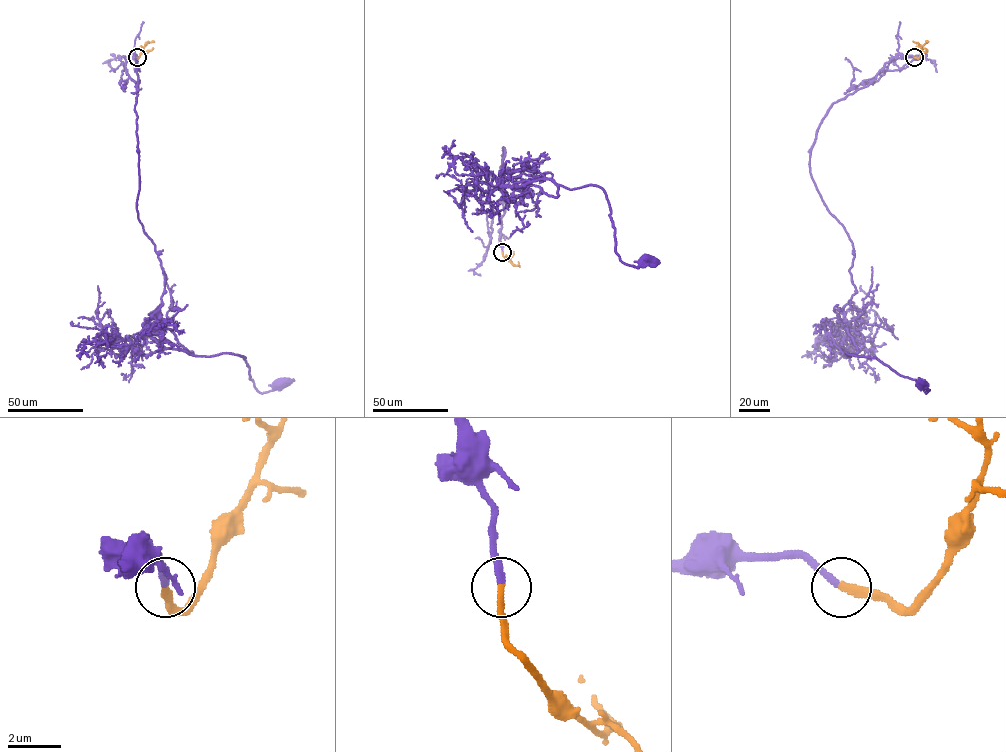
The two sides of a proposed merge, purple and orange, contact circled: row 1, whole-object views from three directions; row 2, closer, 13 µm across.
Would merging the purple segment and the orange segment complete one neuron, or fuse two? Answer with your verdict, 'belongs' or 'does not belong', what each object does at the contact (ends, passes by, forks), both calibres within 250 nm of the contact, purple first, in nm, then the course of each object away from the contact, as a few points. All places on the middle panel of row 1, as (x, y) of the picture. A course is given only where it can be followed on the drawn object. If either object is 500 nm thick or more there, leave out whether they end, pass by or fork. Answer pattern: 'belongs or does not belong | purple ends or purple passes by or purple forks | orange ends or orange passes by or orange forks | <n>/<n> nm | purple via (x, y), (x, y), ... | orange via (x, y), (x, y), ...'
belongs | purple ends | orange ends | 240/280 nm | purple via (502, 252), (504, 148), (521, 192), (598, 186), (619, 258), (646, 260) | orange via (502, 252), (507, 260), (520, 267)

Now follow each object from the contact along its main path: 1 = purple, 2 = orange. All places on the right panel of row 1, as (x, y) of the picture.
1: (913, 57), (893, 57), (832, 104), (809, 171), (853, 246), (843, 312), (859, 351), (846, 355), (922, 385)
2: (914, 57), (919, 56), (922, 46), (928, 41)

